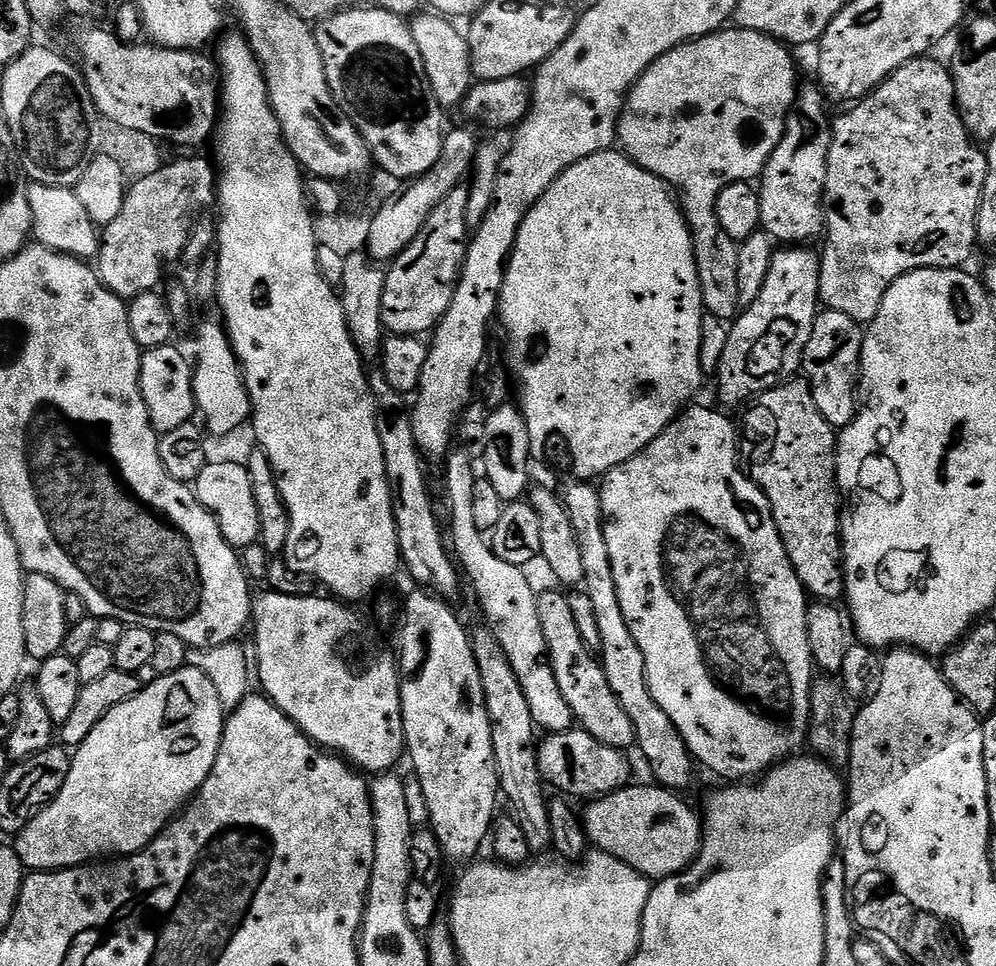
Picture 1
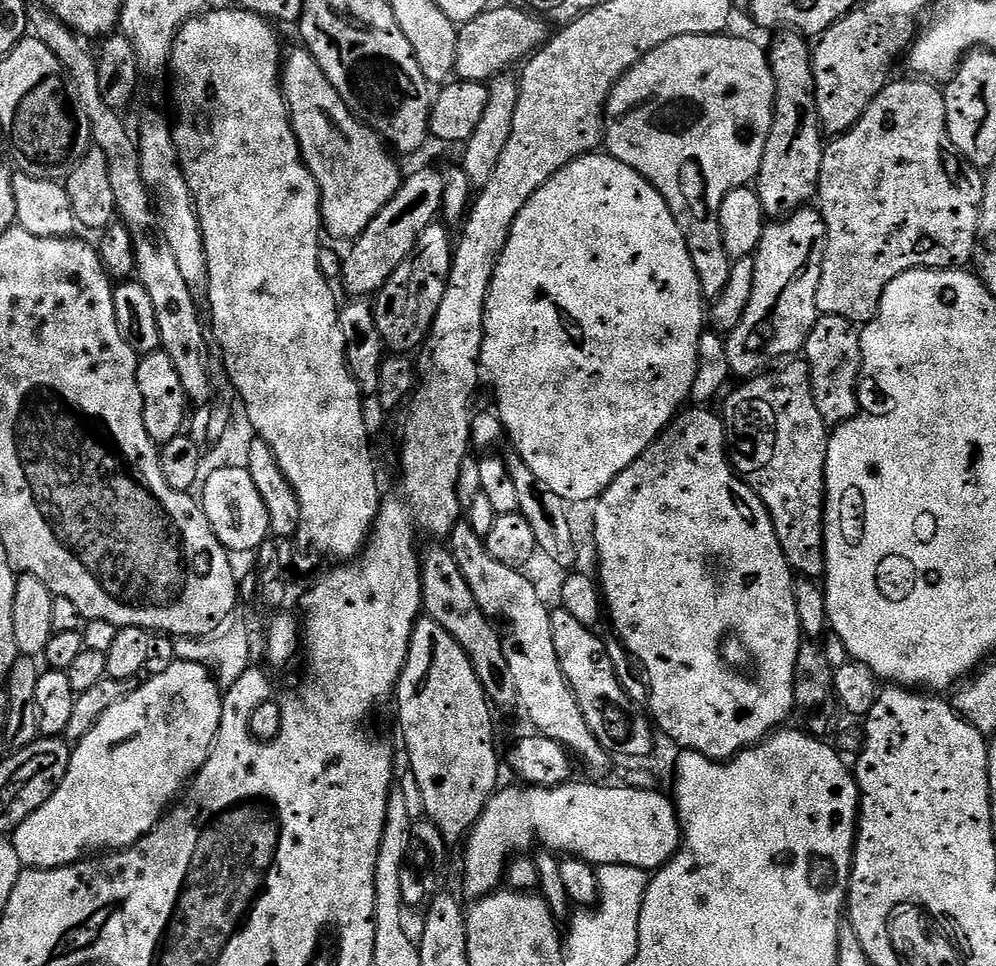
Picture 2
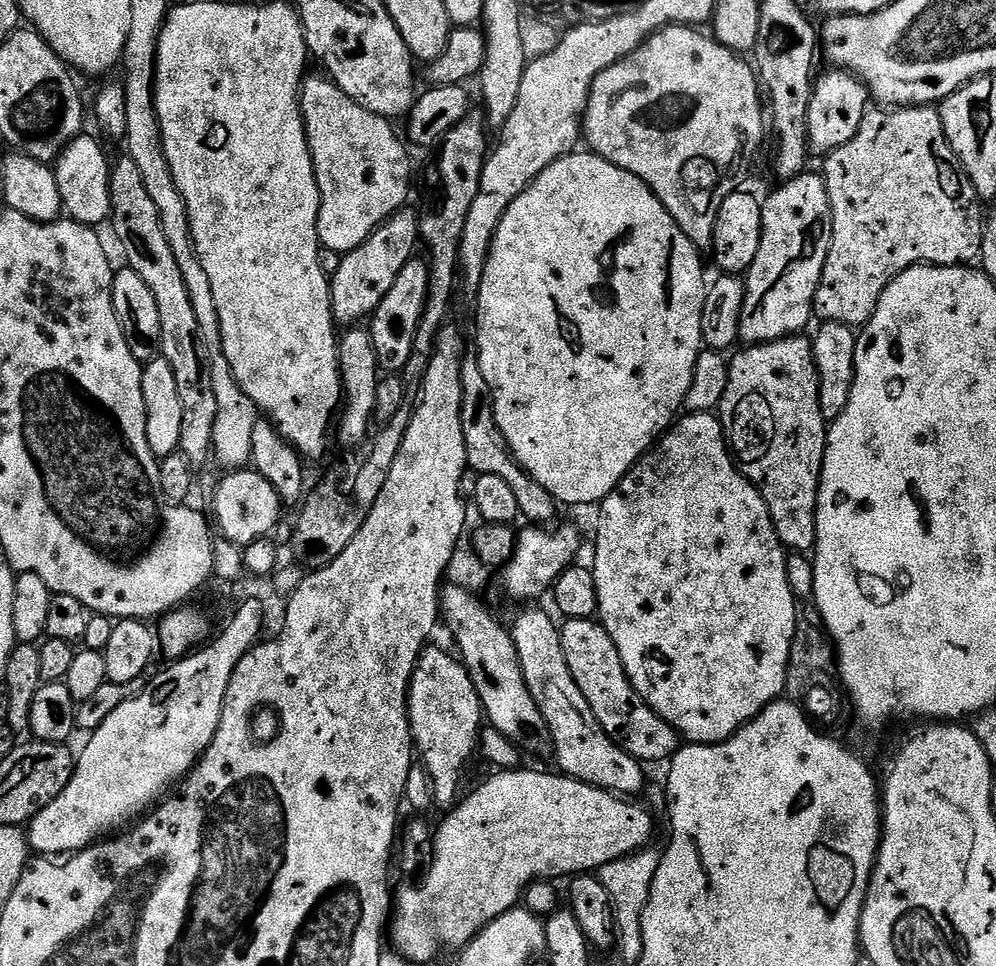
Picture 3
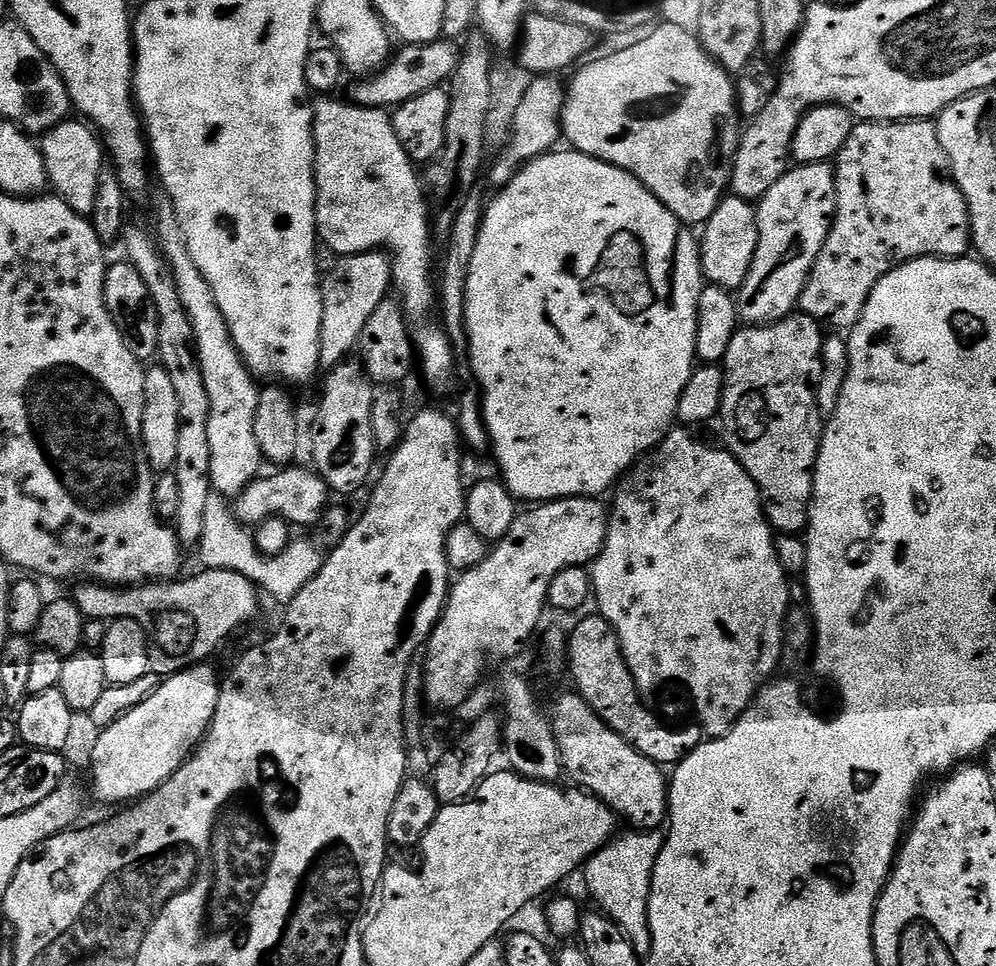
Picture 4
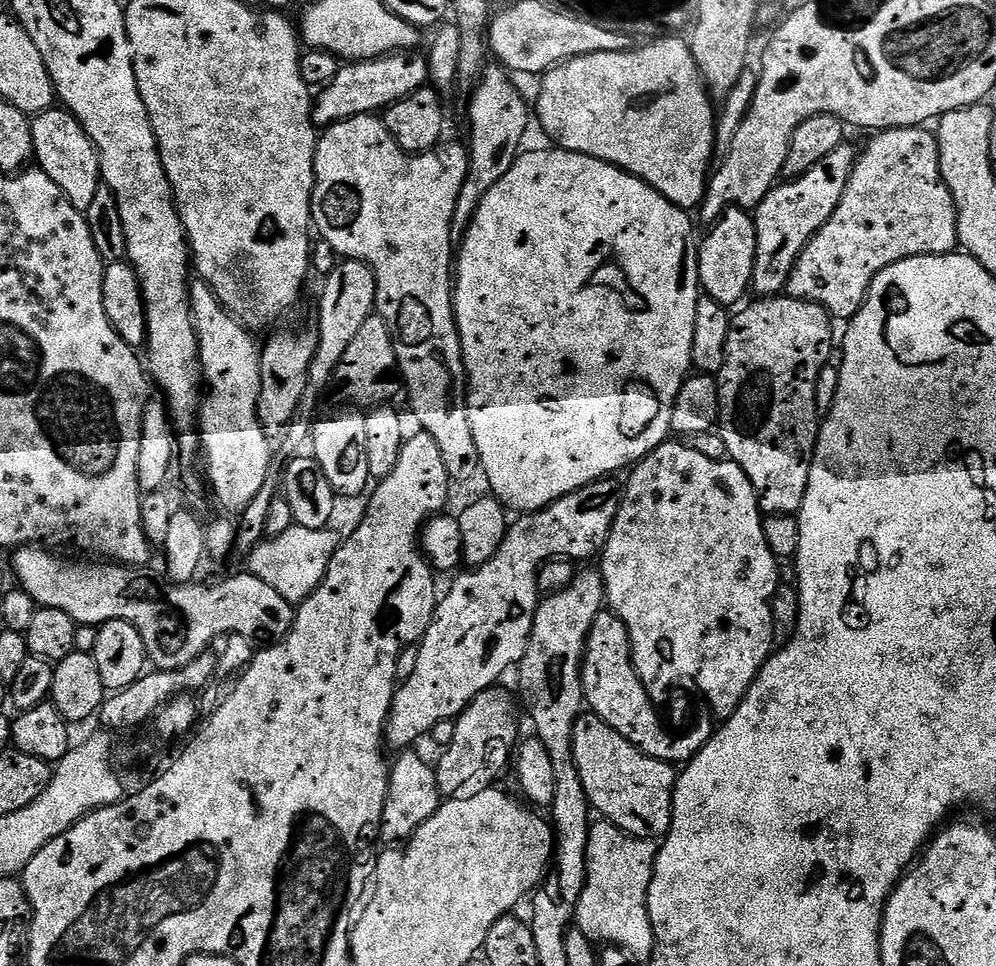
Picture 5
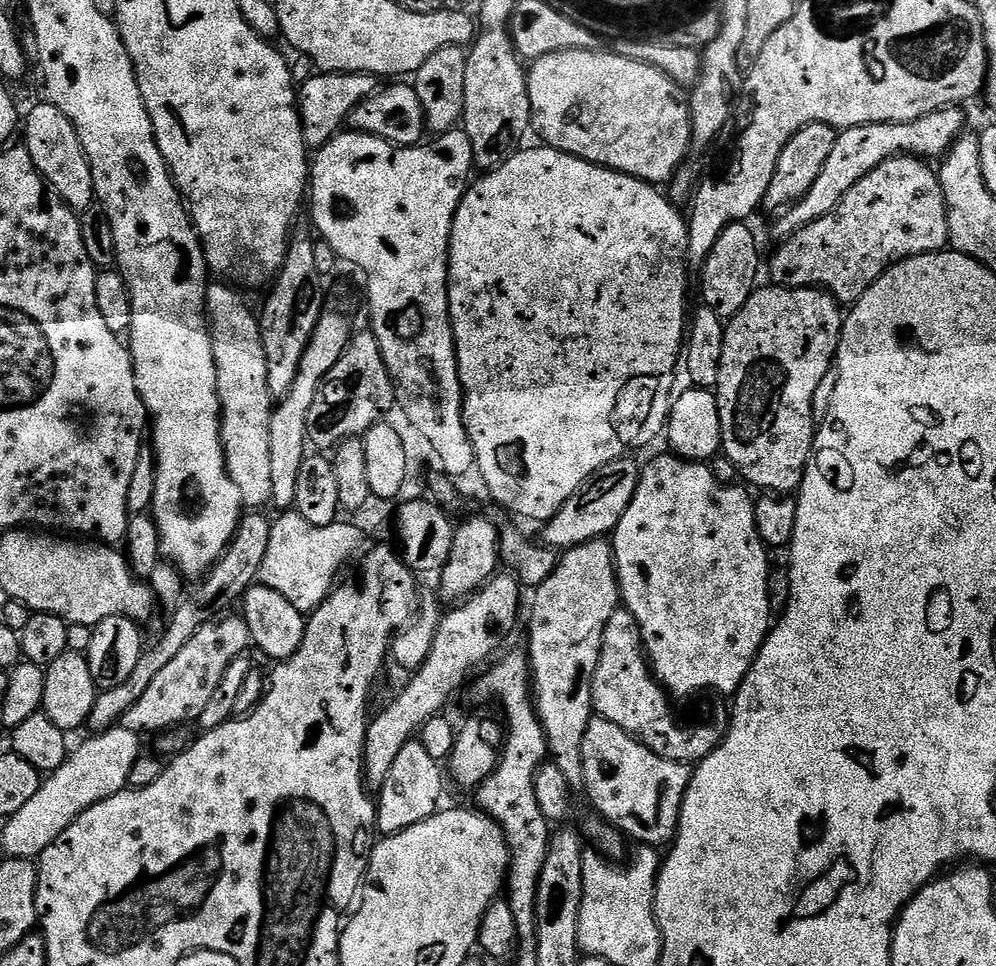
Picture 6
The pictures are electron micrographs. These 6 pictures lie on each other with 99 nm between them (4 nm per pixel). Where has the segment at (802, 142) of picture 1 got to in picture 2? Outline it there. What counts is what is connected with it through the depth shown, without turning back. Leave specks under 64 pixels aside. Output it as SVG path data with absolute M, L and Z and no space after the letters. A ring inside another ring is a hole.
M780 30L773 36L776 37L772 45L767 45L766 51L776 87L774 122L770 126L770 138L766 138L766 150L754 187L765 217L783 218L805 207L811 201L808 199L817 195L826 136L818 118L809 41L791 30Z

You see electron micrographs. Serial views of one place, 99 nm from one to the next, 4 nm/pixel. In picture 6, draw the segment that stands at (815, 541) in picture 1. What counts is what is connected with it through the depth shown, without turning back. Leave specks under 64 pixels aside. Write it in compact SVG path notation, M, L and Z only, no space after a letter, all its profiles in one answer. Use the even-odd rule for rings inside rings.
M775 286L757 287L751 298L738 310L736 316L727 321L724 329L724 345L722 346L722 366L718 370L718 382L714 389L718 402L718 418L720 419L720 443L723 455L728 455L728 460L736 464L736 468L749 480L747 483L753 489L764 488L768 494L792 494L804 481L804 468L812 456L812 444L816 441L818 422L812 416L812 399L814 390L818 390L818 382L826 378L828 372L833 371L836 362L836 351L840 349L840 332L844 329L845 313L842 311L840 301L835 300L829 292L822 288L777 288Z

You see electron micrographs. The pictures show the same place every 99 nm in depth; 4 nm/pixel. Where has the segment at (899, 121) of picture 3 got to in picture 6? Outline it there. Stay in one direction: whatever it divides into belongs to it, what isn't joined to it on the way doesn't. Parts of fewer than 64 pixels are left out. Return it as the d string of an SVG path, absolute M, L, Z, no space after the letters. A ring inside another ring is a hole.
M895 156L886 162L882 162L882 166L878 166L874 170L870 170L870 174L866 174L866 178L859 180L854 187L845 194L845 196L836 203L836 209L830 214L826 214L822 218L818 218L810 226L806 226L802 230L798 230L787 238L781 239L780 244L776 248L776 253L772 256L772 261L767 261L766 272L772 275L771 283L777 288L822 288L825 292L829 292L835 300L840 301L841 305L851 306L857 300L862 298L862 294L866 294L866 290L870 290L870 286L875 282L882 273L887 272L893 264L901 260L909 260L911 256L925 256L931 252L942 252L949 247L948 242L948 211L946 210L946 202L942 194L942 186L940 185L940 177L937 169L932 168L931 163L925 162L919 156Z

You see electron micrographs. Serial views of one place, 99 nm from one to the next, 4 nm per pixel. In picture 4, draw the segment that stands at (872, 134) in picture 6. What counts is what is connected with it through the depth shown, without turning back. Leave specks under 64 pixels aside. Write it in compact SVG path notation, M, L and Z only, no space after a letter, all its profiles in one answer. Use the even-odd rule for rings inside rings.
M828 162L801 164L789 167L774 186L758 202L758 250L754 250L754 262L746 282L738 289L738 316L745 325L767 326L777 320L784 320L797 311L800 295L810 278L810 270L822 254L828 232L832 229L832 217L836 215L836 174Z

